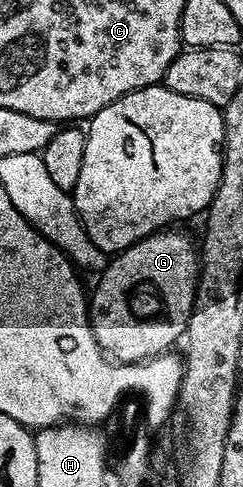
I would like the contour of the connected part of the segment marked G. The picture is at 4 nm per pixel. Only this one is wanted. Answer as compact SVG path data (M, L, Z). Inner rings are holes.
M162 230L152 233L133 244L124 252L116 253L106 263L105 271L96 277L97 285L88 297L89 322L93 326L95 342L114 362L140 364L170 351L173 343L185 334L189 316L193 313L193 299L197 297L199 279L199 252L181 232ZM140 284L157 291L161 299L161 312L153 320L133 316L133 304L129 295Z

